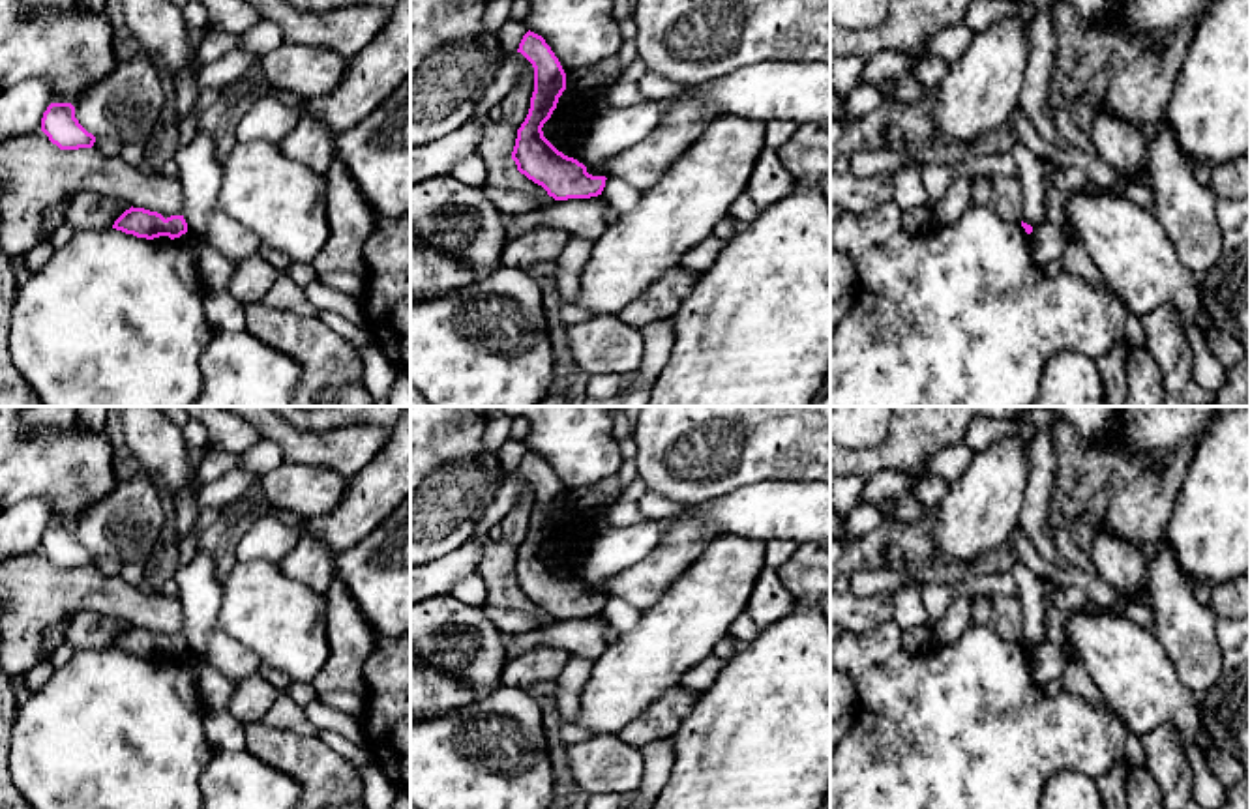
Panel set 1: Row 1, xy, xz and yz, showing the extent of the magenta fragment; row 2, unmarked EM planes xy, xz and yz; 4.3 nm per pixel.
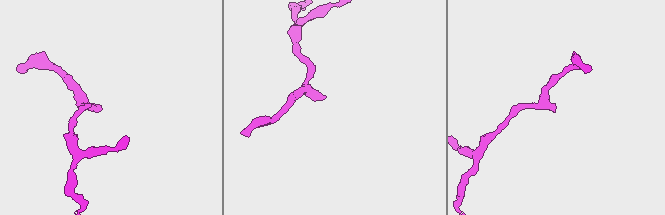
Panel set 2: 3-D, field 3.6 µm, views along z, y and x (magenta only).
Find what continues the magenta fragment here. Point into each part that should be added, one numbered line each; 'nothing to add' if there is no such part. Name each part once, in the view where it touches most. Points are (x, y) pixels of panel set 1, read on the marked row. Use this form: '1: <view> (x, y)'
nothing to add

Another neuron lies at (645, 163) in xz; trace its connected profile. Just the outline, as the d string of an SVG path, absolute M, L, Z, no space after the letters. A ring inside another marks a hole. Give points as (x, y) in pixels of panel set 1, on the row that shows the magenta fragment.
M708 84L686 88L667 112L665 120L633 148L609 159L603 169L590 165L592 176L617 176L639 191L654 185L673 161L701 135L720 112L712 105Z

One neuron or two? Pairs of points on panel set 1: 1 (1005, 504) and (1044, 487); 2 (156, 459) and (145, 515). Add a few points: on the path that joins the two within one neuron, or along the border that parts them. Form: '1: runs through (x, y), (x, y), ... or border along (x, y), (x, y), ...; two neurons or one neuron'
1: border along (1026, 450), (1027, 489), (1016, 523); two neurons
2: border along (143, 470), (150, 476); two neurons

